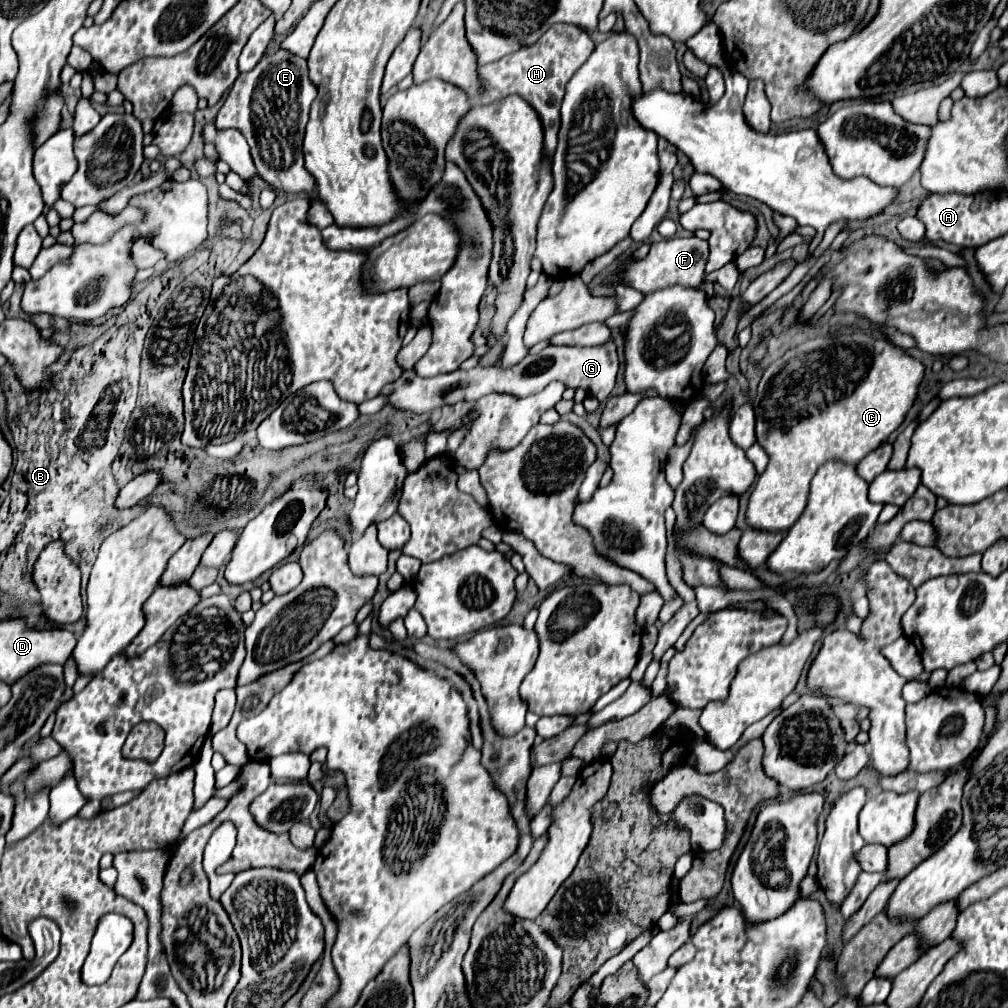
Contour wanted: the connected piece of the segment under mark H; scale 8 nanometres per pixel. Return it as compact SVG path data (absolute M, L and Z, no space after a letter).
M555 24L533 46L521 48L519 52L513 52L509 56L503 56L497 62L491 62L479 68L479 76L483 80L481 104L489 104L491 100L497 100L509 94L519 94L523 100L527 100L541 118L543 134L545 134L543 156L551 162L557 148L559 108L561 108L565 84L571 80L575 70L579 70L579 66L587 62L593 48L595 48L593 40L583 28L577 28L571 24Z

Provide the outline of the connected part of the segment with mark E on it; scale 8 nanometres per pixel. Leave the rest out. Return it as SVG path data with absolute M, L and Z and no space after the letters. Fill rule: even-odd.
M283 48L265 56L251 72L235 80L225 104L217 114L217 128L237 128L251 146L257 174L275 190L305 192L309 200L317 198L315 178L303 166L303 132L311 102L317 92L307 76L307 60Z

